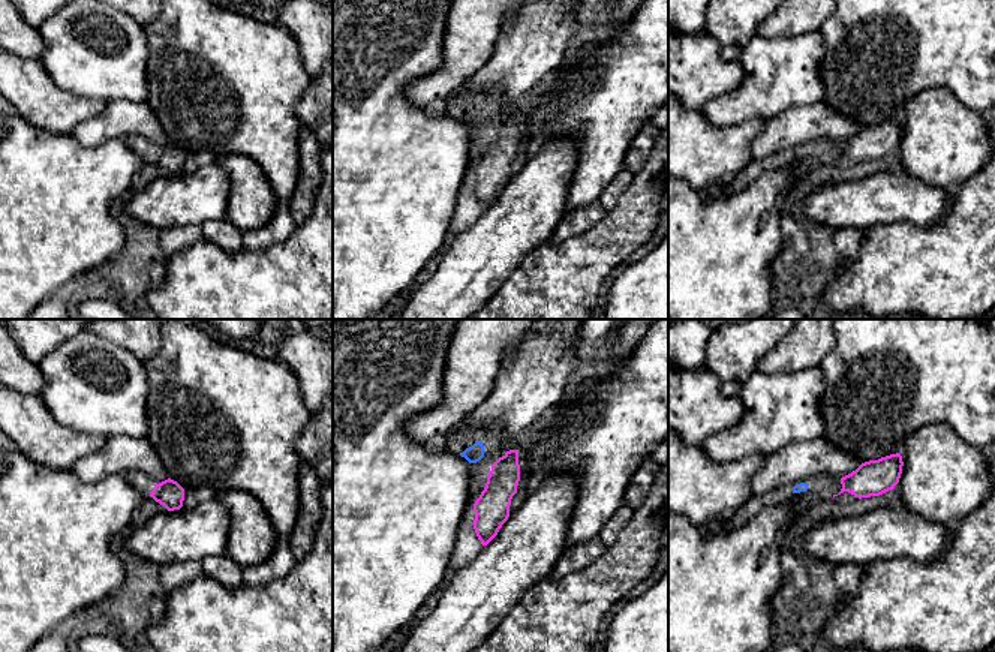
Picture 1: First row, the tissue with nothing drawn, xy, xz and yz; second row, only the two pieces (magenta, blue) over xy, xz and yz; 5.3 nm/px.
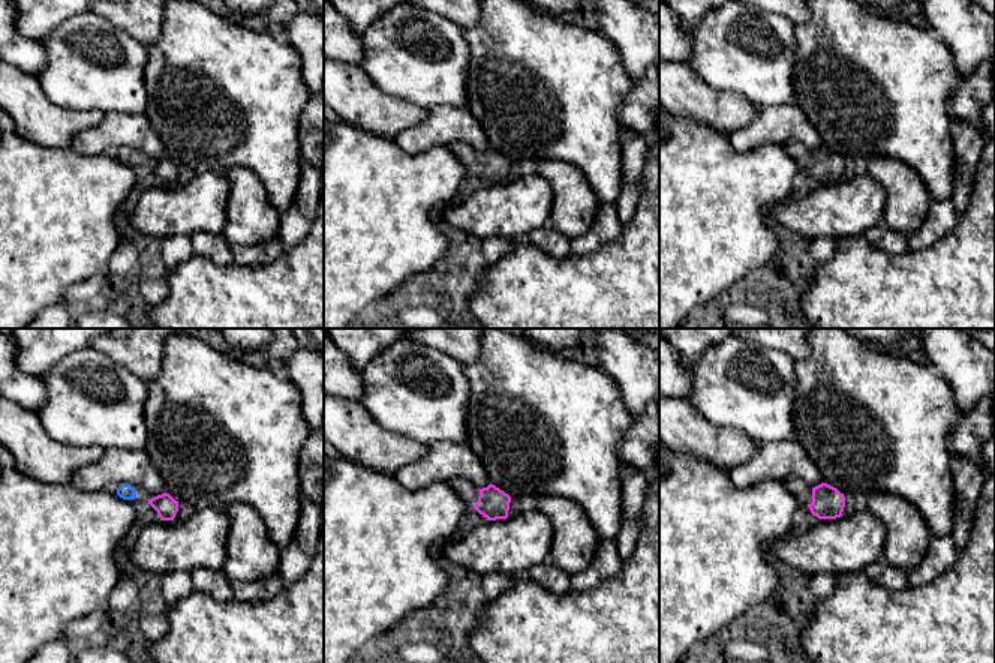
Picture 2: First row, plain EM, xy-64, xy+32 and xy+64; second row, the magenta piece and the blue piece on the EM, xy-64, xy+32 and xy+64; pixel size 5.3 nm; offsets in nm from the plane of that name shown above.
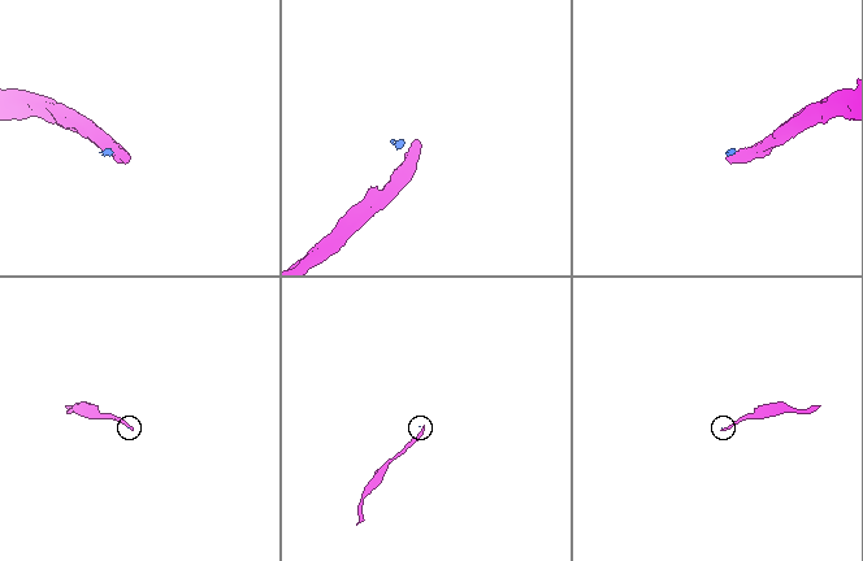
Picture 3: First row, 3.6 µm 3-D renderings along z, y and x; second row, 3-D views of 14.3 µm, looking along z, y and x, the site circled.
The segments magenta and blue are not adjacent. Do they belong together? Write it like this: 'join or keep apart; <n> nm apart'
join; 70 nm apart

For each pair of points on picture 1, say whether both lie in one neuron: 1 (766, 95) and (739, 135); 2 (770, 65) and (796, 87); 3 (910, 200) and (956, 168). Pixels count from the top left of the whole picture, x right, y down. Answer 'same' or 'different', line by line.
1: different
2: same
3: different

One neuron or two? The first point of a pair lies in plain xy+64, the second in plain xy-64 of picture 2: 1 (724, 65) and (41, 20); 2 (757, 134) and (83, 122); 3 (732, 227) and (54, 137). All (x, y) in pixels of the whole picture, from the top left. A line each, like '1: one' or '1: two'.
1: two
2: two
3: two

